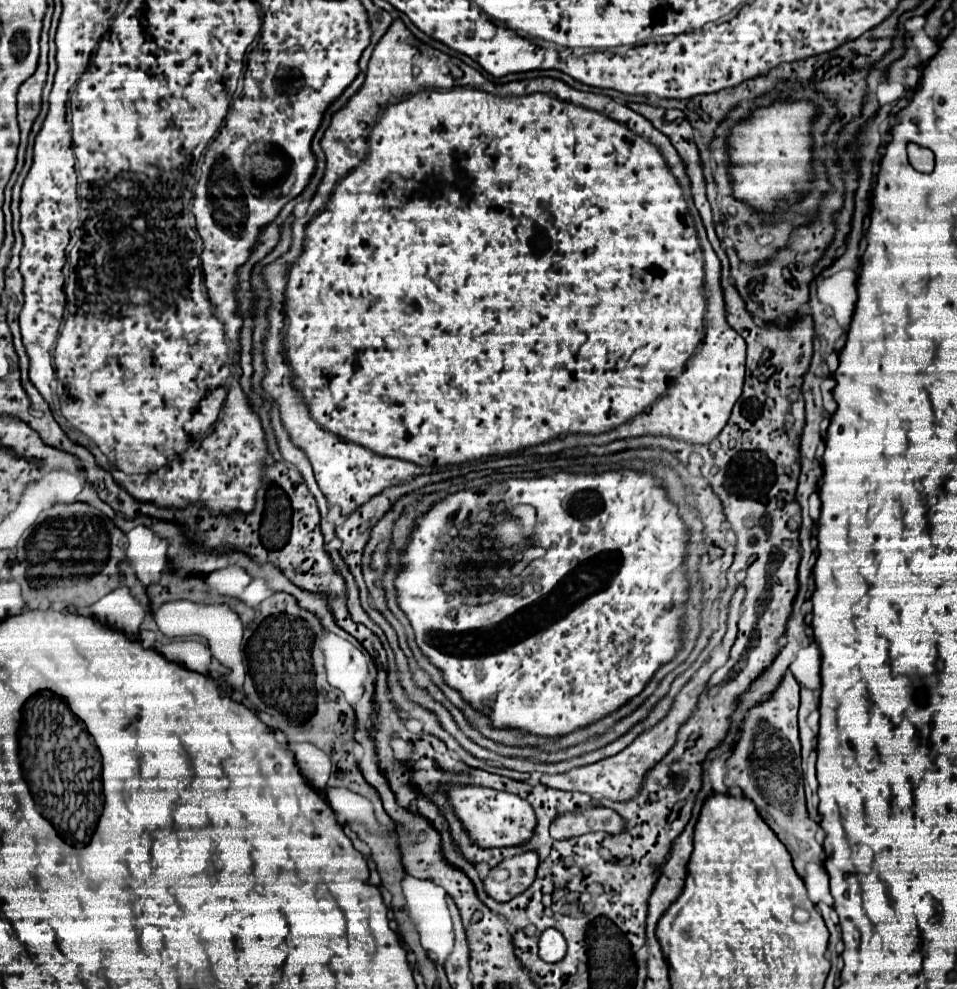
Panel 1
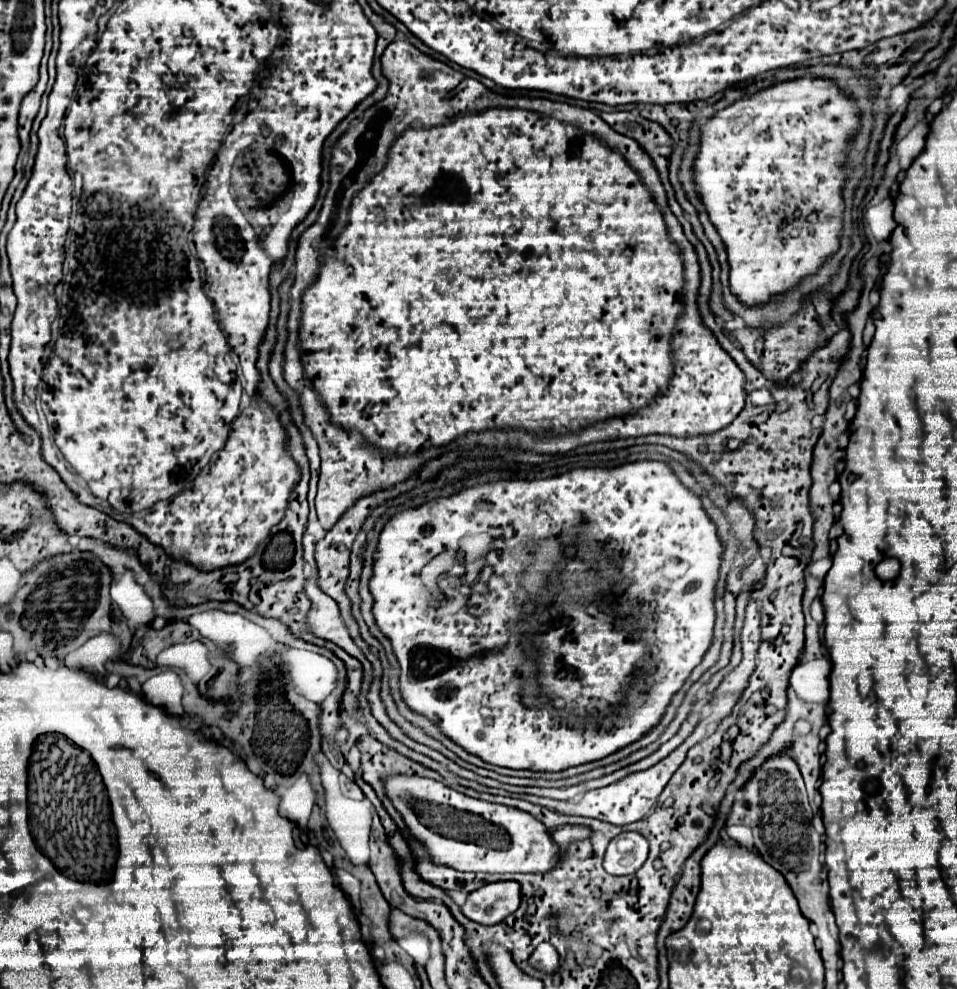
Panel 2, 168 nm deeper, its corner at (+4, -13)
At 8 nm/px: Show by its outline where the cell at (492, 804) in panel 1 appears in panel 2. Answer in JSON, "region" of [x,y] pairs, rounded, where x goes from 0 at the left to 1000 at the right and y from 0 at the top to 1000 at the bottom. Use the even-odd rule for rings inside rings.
{"region":[[[403,785],[401,797],[405,809],[422,827],[426,841],[445,855],[449,870],[458,876],[470,876],[481,882],[491,876],[491,882],[568,884],[585,872],[587,861],[577,849],[577,841],[552,821],[485,805],[462,791],[439,785]],[[433,819],[445,821],[451,835],[443,833]]]}

